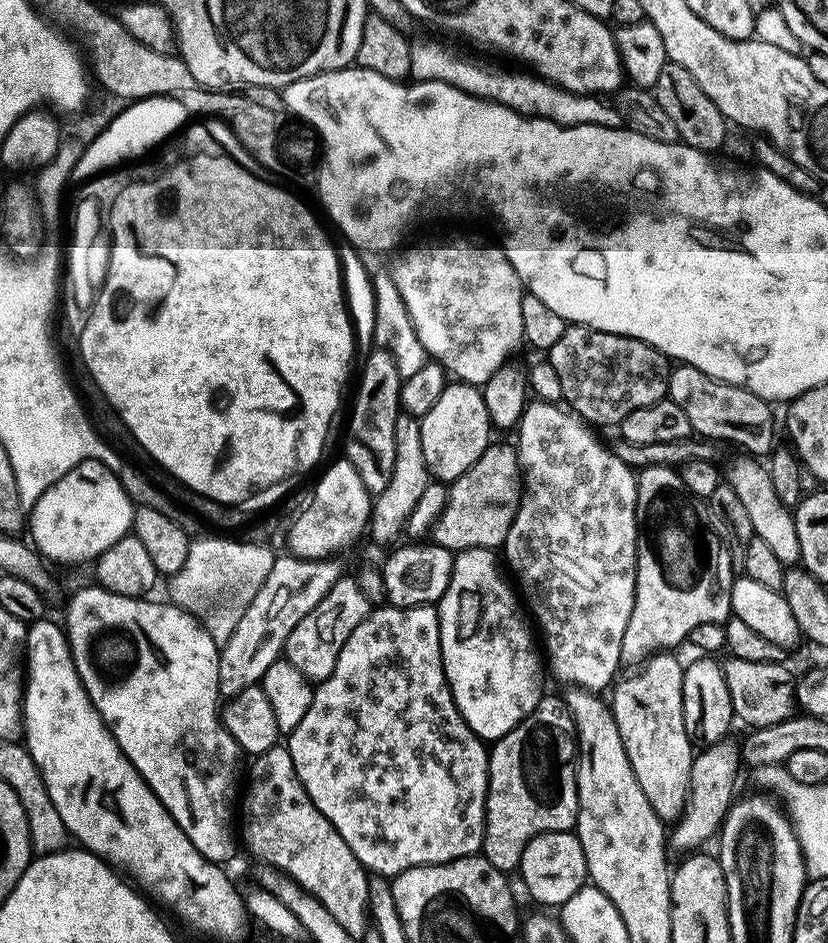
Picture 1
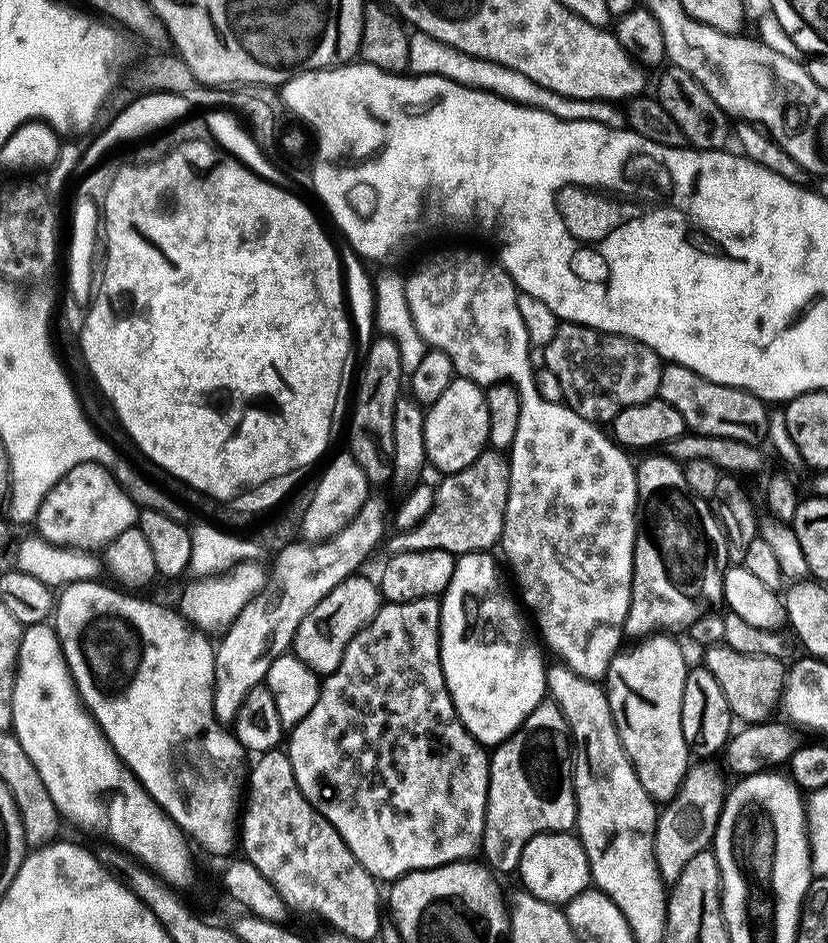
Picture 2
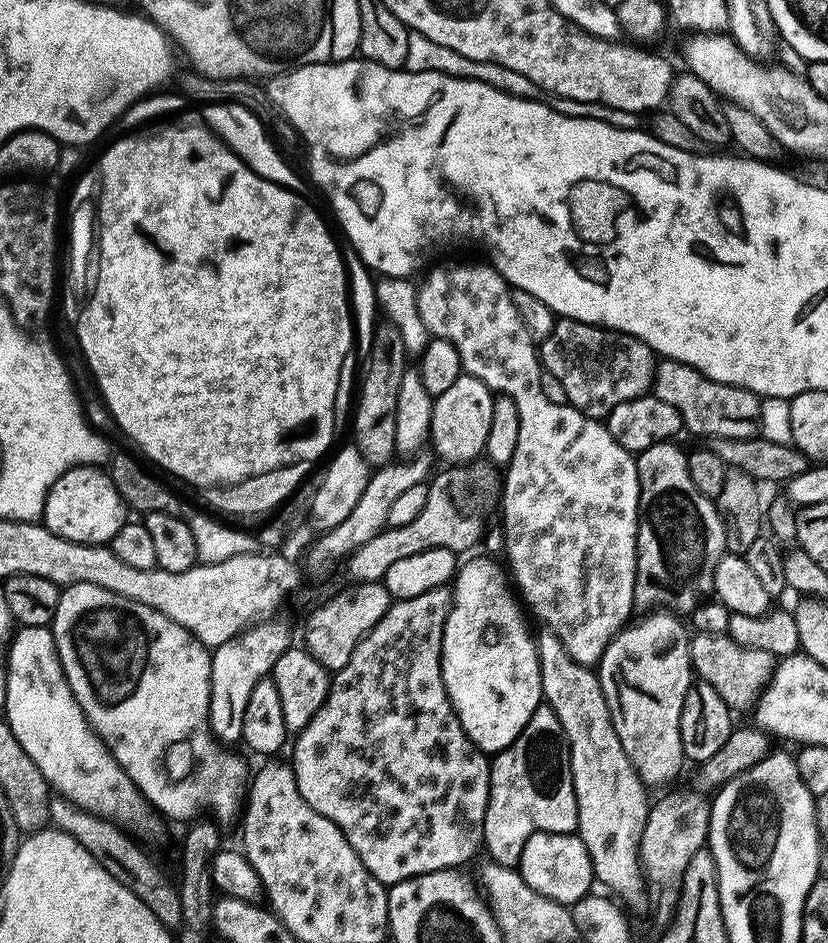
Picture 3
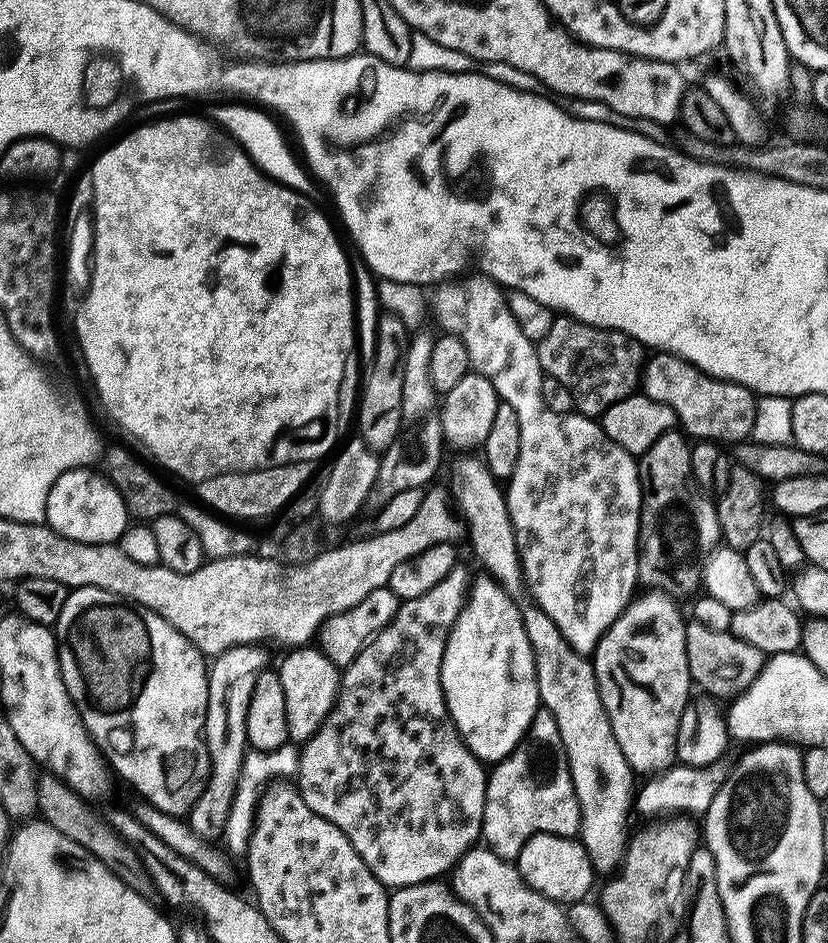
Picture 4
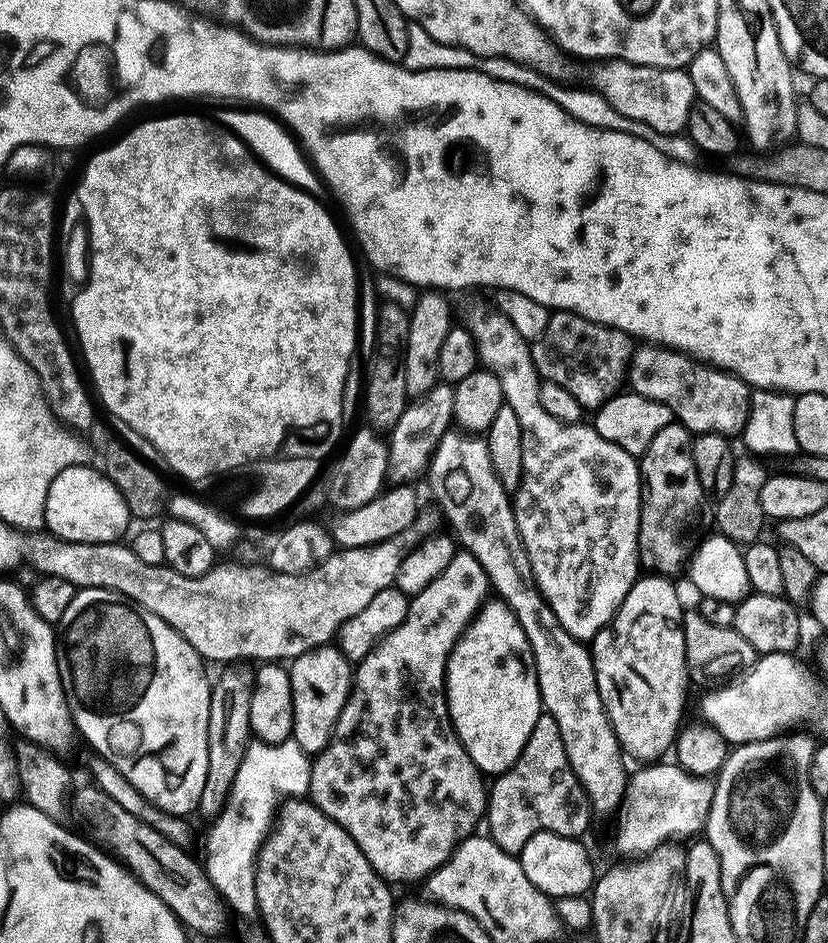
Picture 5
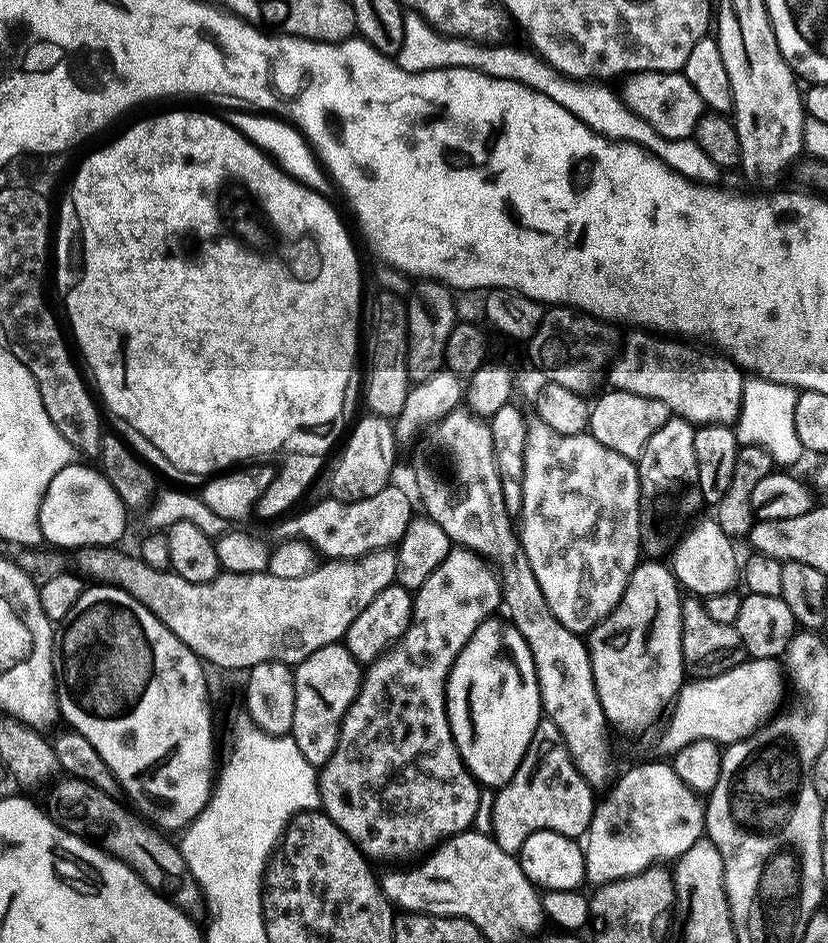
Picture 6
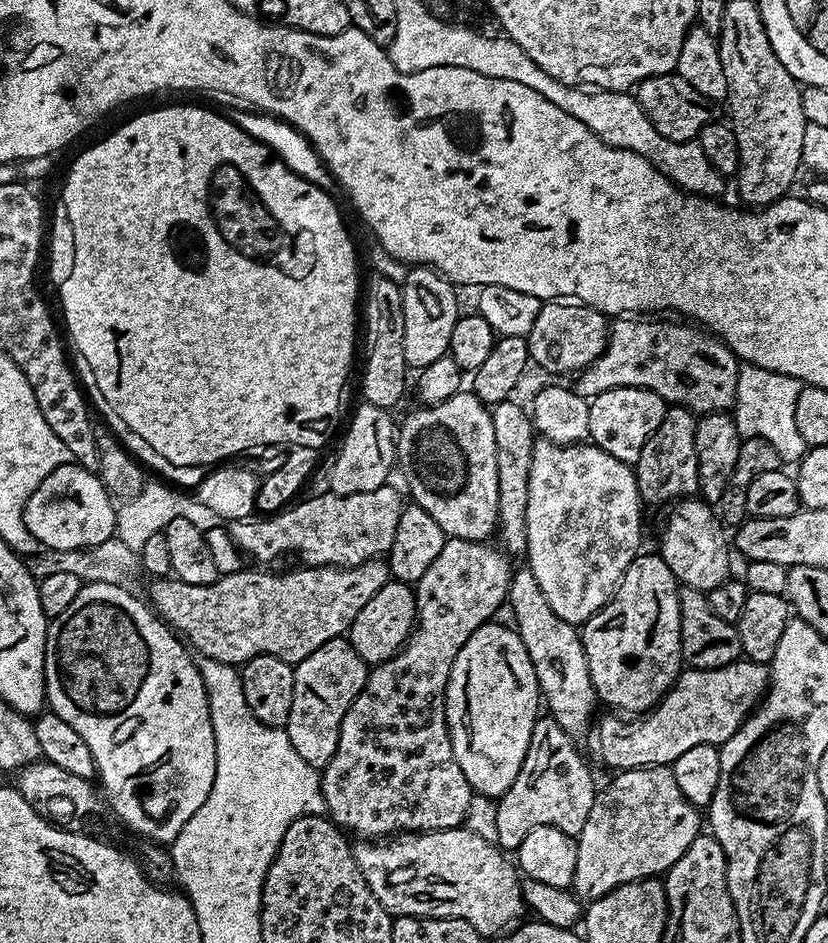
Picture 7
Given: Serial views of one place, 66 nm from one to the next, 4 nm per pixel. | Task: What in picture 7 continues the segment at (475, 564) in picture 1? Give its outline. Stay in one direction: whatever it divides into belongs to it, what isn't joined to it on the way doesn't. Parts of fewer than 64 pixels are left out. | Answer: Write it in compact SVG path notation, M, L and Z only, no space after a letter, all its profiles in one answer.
M496 623L478 626L478 630L466 638L466 646L462 646L462 650L458 650L458 658L454 658L444 695L444 717L448 720L448 733L452 739L452 759L458 762L462 774L466 774L473 793L480 795L481 792L493 798L504 796L514 778L518 778L518 770L526 758L526 750L538 719L536 707L542 704L540 683L522 638L516 633L515 627L508 625L507 628L504 624Z

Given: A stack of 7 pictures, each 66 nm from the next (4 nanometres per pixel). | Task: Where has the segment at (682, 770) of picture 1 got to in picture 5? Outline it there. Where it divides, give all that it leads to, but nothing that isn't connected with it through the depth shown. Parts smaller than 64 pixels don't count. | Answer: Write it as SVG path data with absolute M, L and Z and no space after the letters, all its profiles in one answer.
M660 574L655 575L641 575L637 579L620 603L611 624L590 641L592 665L596 671L602 706L606 710L621 749L629 757L632 755L634 759L640 760L636 762L659 761L663 757L660 755L675 745L682 721L685 719L684 699L688 696L688 688L690 689L680 596L676 593L675 586L668 581L671 579Z

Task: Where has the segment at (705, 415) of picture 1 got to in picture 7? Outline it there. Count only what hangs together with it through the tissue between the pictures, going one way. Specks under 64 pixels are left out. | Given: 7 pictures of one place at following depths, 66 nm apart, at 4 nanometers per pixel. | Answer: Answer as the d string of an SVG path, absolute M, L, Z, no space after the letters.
M668 318L613 319L604 353L575 377L575 392L591 398L615 388L641 388L693 414L728 412L738 390L741 365L737 356L711 331L688 322L676 323L680 324L671 324Z

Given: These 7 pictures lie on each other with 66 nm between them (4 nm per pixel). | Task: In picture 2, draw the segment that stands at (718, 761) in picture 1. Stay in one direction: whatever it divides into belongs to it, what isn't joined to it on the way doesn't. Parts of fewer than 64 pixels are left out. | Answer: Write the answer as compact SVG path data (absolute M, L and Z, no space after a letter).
M712 762L696 763L685 774L679 795L666 812L659 813L656 821L656 864L660 867L660 877L666 882L675 882L682 870L686 870L686 862L713 843L720 812L724 809L726 783L723 774Z

